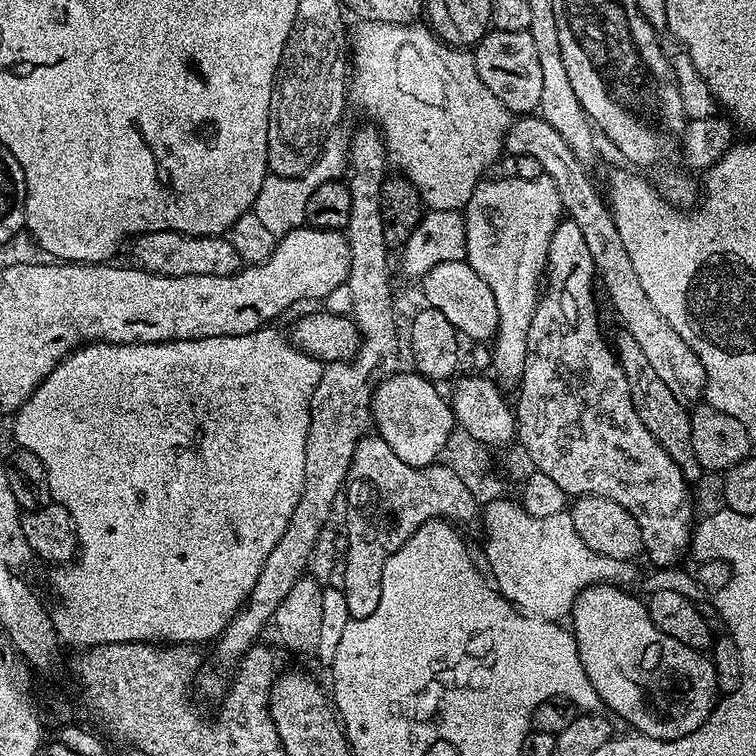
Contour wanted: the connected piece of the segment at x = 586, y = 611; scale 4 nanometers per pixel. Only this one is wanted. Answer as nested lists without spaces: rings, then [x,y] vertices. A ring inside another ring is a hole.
[[[592,584],[586,590],[582,590],[578,594],[578,598],[574,602],[570,613],[570,631],[572,637],[576,639],[578,646],[578,658],[582,658],[582,670],[586,670],[586,678],[590,678],[590,683],[594,685],[594,690],[598,694],[601,705],[613,717],[621,716],[628,724],[633,724],[635,731],[641,736],[649,736],[655,740],[673,740],[674,738],[682,738],[686,734],[690,734],[694,730],[698,730],[698,726],[702,726],[702,722],[706,722],[706,718],[711,714],[712,709],[718,703],[718,691],[716,688],[715,668],[711,659],[701,649],[691,648],[682,642],[678,642],[678,638],[670,638],[670,634],[666,634],[662,630],[658,630],[658,626],[654,626],[654,622],[648,613],[647,603],[643,599],[640,600],[634,593],[628,592],[627,587],[618,584]]]

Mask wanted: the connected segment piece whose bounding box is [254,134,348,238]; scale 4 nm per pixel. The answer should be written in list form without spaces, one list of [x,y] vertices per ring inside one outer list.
[[[329,135],[320,149],[320,156],[310,165],[302,176],[273,176],[269,174],[262,182],[262,190],[258,190],[254,210],[262,221],[262,226],[270,230],[270,234],[282,237],[305,223],[304,211],[306,202],[322,182],[339,180],[345,175],[348,167],[348,140],[345,137]]]

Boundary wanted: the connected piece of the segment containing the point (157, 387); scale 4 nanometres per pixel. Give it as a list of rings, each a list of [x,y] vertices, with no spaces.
[[[265,326],[265,327],[262,327],[262,328],[259,328],[259,329],[258,329],[258,331],[256,331],[256,332],[251,332],[251,333],[250,333],[250,334],[246,334],[246,335],[245,335],[245,336],[219,336],[219,337],[218,337],[218,338],[198,338],[198,339],[197,339],[197,340],[167,340],[167,341],[166,341],[166,342],[158,342],[158,343],[157,343],[157,344],[105,344],[105,343],[103,343],[103,342],[97,342],[97,343],[94,343],[94,344],[86,344],[86,345],[83,345],[83,346],[81,346],[81,347],[79,347],[79,348],[77,348],[77,349],[76,349],[76,351],[75,351],[75,352],[70,352],[70,353],[68,353],[68,355],[67,355],[67,356],[65,356],[65,357],[64,357],[64,359],[63,359],[63,360],[61,360],[61,361],[60,361],[60,363],[59,363],[59,364],[57,364],[57,365],[56,365],[56,367],[55,367],[55,368],[53,368],[53,369],[52,369],[52,372],[51,372],[51,373],[49,373],[49,375],[48,375],[48,376],[47,376],[47,377],[45,377],[45,379],[44,379],[44,380],[43,380],[43,382],[41,382],[41,384],[39,384],[39,386],[37,386],[37,388],[35,388],[35,389],[34,389],[34,390],[33,390],[33,392],[32,392],[32,393],[31,393],[31,394],[30,394],[30,396],[29,396],[29,398],[28,398],[28,400],[27,400],[27,401],[26,401],[26,402],[25,402],[25,404],[24,404],[24,405],[22,405],[22,406],[21,406],[21,407],[20,407],[20,408],[18,408],[18,409],[16,409],[16,411],[15,411],[15,413],[14,413],[14,419],[16,419],[16,421],[14,421],[14,422],[13,422],[13,424],[12,424],[12,432],[13,432],[13,434],[14,434],[14,435],[16,435],[16,440],[17,440],[17,441],[16,441],[16,442],[15,442],[15,443],[16,443],[16,444],[17,444],[17,445],[19,445],[19,447],[22,447],[22,448],[25,448],[25,449],[26,449],[26,450],[30,450],[30,451],[31,451],[31,452],[33,452],[33,453],[34,453],[34,455],[36,455],[36,456],[37,456],[37,458],[38,458],[38,459],[40,459],[40,462],[82,462],[82,474],[84,474],[84,476],[86,476],[86,474],[90,474],[90,482],[86,482],[86,484],[90,484],[90,486],[84,486],[84,490],[88,490],[88,494],[86,494],[86,496],[84,496],[84,502],[76,502],[76,506],[78,506],[78,504],[82,504],[82,506],[78,506],[78,510],[82,510],[82,528],[76,528],[76,542],[77,542],[77,545],[78,545],[78,555],[77,555],[77,556],[76,556],[76,557],[75,557],[75,560],[74,560],[74,562],[69,562],[69,563],[67,563],[67,564],[65,564],[65,565],[63,565],[63,567],[61,567],[61,568],[60,568],[60,569],[59,569],[59,571],[57,571],[57,572],[60,572],[60,573],[58,573],[58,574],[57,574],[57,576],[56,576],[56,596],[57,596],[57,598],[58,598],[58,599],[60,599],[60,600],[61,600],[61,602],[62,602],[62,603],[64,603],[64,612],[58,612],[58,610],[56,610],[56,611],[53,611],[53,612],[52,612],[52,621],[54,621],[54,622],[55,622],[55,623],[56,623],[56,635],[57,635],[57,637],[59,637],[59,639],[60,639],[60,640],[61,640],[61,641],[64,641],[64,642],[67,642],[67,640],[69,640],[69,642],[70,642],[70,643],[72,643],[72,644],[84,644],[84,645],[80,645],[80,646],[95,646],[95,645],[97,645],[97,644],[147,644],[147,643],[149,643],[149,642],[171,642],[171,643],[172,643],[172,644],[173,644],[173,645],[176,645],[176,646],[196,646],[196,645],[199,645],[199,643],[198,643],[198,642],[199,642],[199,640],[209,640],[209,642],[212,642],[212,641],[215,641],[215,640],[216,640],[216,639],[217,639],[217,637],[219,637],[219,635],[220,635],[220,633],[221,633],[221,632],[223,632],[223,631],[224,631],[224,628],[225,628],[225,627],[226,627],[226,626],[227,626],[227,624],[229,624],[229,622],[231,622],[231,621],[232,621],[232,617],[233,617],[233,616],[235,616],[235,614],[236,614],[236,612],[237,612],[237,611],[238,611],[238,610],[239,610],[239,608],[243,608],[243,607],[244,607],[244,605],[245,605],[245,603],[246,603],[246,601],[247,601],[247,598],[248,598],[248,595],[249,595],[249,594],[250,594],[250,590],[254,590],[254,582],[258,582],[258,574],[262,574],[262,562],[266,562],[266,554],[270,554],[270,550],[274,550],[274,546],[275,546],[275,545],[276,545],[276,543],[277,543],[277,542],[278,542],[278,538],[282,538],[282,534],[283,534],[283,533],[284,533],[284,531],[285,531],[285,530],[286,530],[286,526],[287,526],[287,525],[288,525],[288,519],[289,519],[289,518],[290,518],[290,514],[291,514],[291,513],[292,513],[292,508],[293,508],[293,507],[294,507],[294,505],[296,505],[296,503],[297,503],[297,502],[298,502],[298,500],[299,500],[299,498],[300,498],[300,497],[301,497],[301,492],[302,492],[302,485],[303,485],[303,483],[304,483],[304,482],[305,482],[305,468],[306,468],[306,434],[307,434],[307,433],[308,433],[308,423],[309,423],[309,422],[310,422],[310,398],[311,398],[311,397],[312,397],[312,395],[313,395],[313,394],[314,394],[314,386],[318,386],[318,378],[322,378],[322,374],[323,374],[323,373],[324,373],[324,364],[323,364],[323,363],[321,363],[321,361],[319,361],[319,360],[317,360],[317,359],[316,359],[316,358],[314,358],[314,357],[312,357],[312,356],[308,356],[308,355],[307,355],[307,354],[306,354],[306,353],[304,353],[304,352],[303,352],[303,350],[301,350],[301,349],[298,349],[298,348],[296,348],[296,347],[295,347],[295,345],[293,345],[293,344],[292,344],[292,341],[291,341],[291,339],[289,339],[289,337],[288,337],[288,336],[287,336],[287,335],[285,335],[285,333],[284,333],[284,336],[283,336],[283,334],[282,334],[282,333],[280,333],[280,332],[279,332],[279,330],[278,330],[278,329],[276,329],[276,326]]]

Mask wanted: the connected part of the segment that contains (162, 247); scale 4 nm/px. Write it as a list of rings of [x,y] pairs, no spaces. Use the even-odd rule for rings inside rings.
[[[146,232],[131,241],[135,267],[163,276],[214,274],[233,276],[242,267],[238,250],[223,235],[190,236],[183,232]]]

